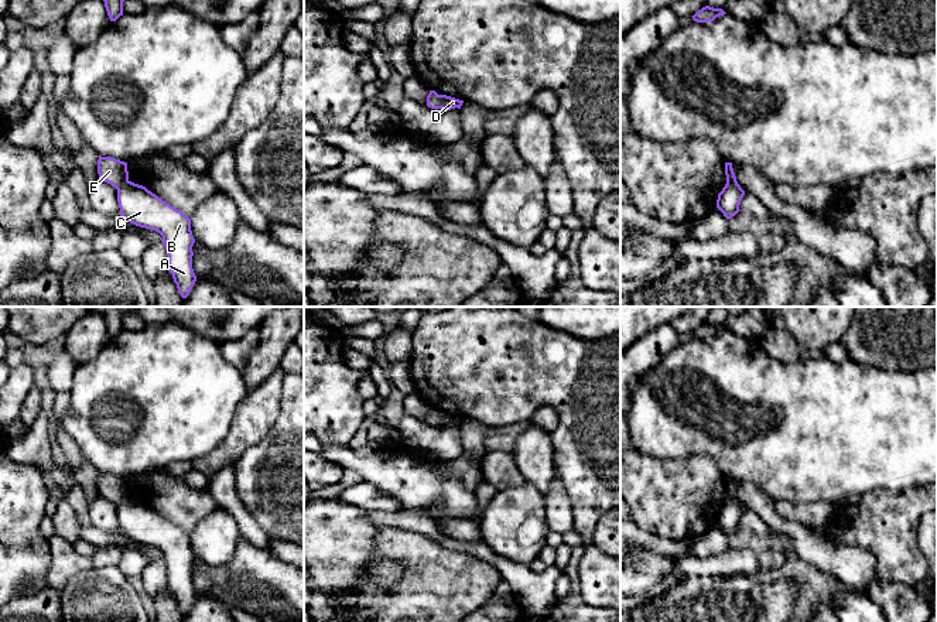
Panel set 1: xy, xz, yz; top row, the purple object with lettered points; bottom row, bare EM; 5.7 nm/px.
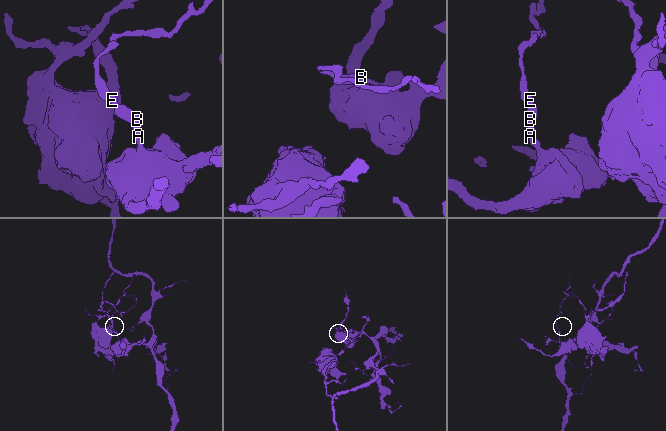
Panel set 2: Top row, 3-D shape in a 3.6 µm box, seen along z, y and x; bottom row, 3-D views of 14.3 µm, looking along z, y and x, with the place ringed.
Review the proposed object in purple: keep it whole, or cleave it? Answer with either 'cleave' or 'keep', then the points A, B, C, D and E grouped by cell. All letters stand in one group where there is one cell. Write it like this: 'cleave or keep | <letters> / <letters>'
cleave | A B C D / E

